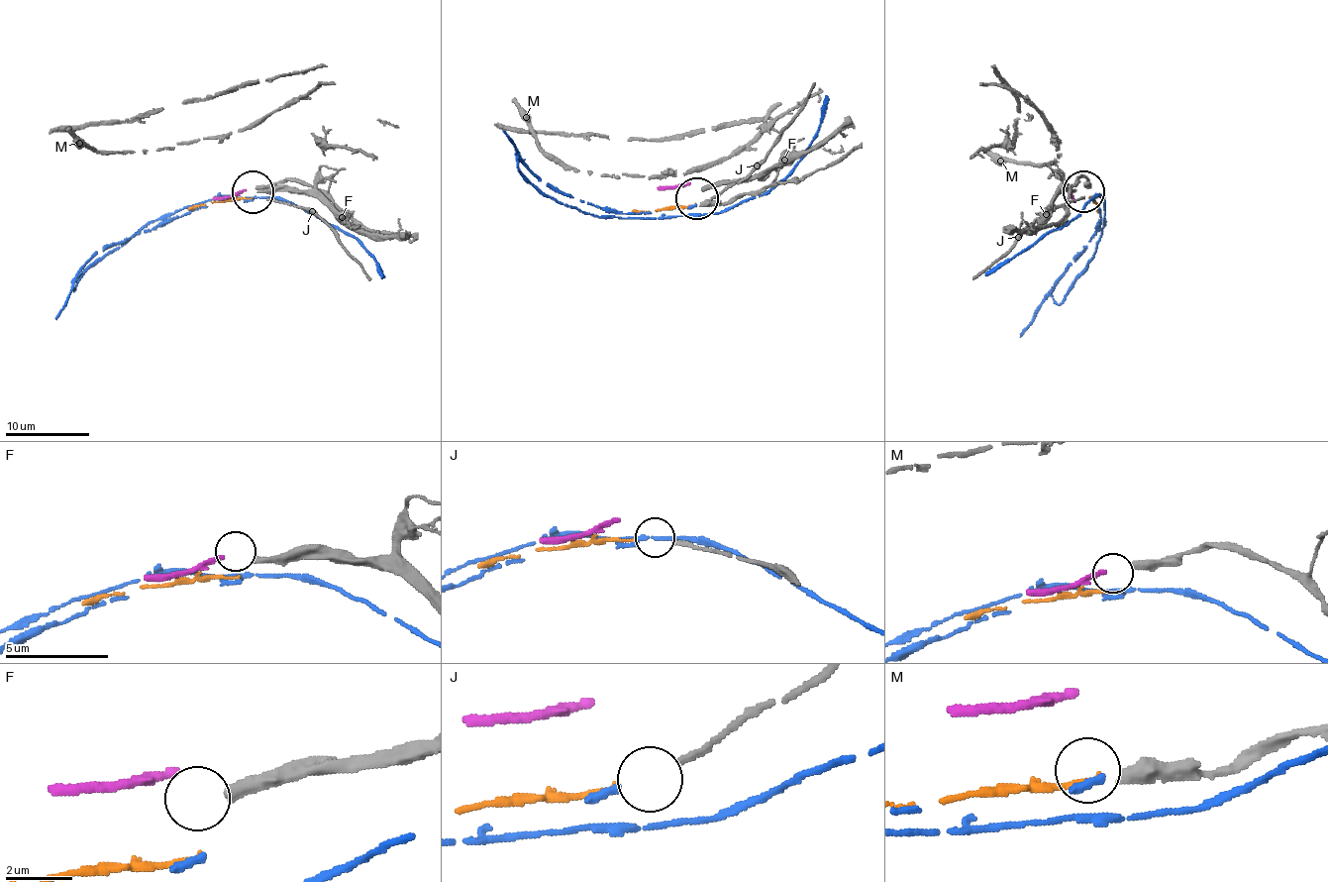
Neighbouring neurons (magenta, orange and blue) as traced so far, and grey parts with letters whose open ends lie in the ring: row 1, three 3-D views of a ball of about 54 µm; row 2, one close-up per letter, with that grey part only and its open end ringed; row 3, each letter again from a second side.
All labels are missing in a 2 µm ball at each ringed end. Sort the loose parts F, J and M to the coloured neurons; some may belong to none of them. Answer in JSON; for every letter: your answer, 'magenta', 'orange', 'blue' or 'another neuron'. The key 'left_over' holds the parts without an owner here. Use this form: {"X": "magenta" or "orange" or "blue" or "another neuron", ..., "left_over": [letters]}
{"F": "another neuron", "J": "orange", "M": "another neuron", "left_over": ["F", "M"]}

